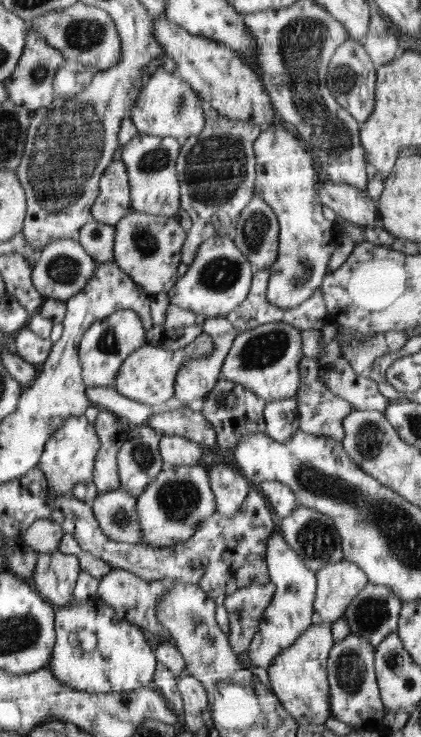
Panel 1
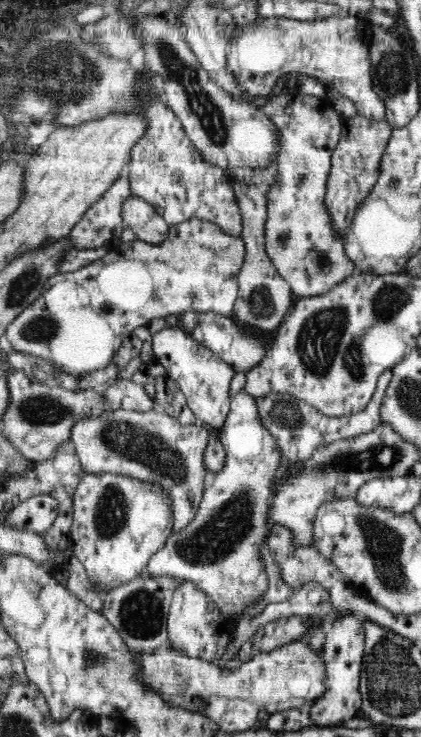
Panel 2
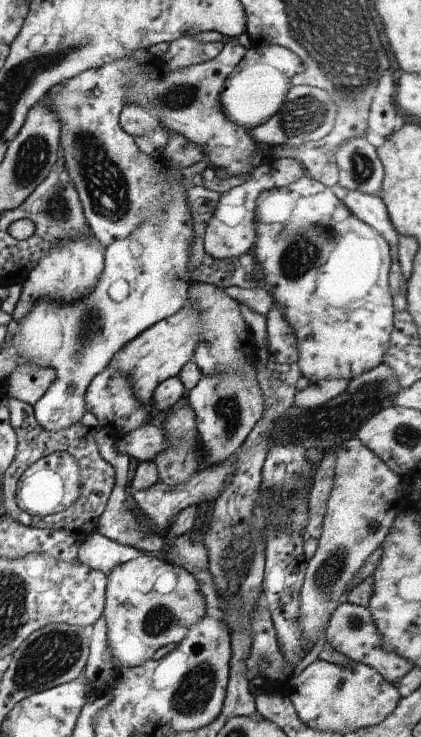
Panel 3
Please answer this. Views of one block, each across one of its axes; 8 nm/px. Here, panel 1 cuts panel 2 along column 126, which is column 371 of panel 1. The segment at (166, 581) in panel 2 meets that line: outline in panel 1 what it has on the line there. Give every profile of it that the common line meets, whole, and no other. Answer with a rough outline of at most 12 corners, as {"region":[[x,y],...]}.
{"region":[[369,583],[343,618],[375,649],[397,632],[402,602]]}

